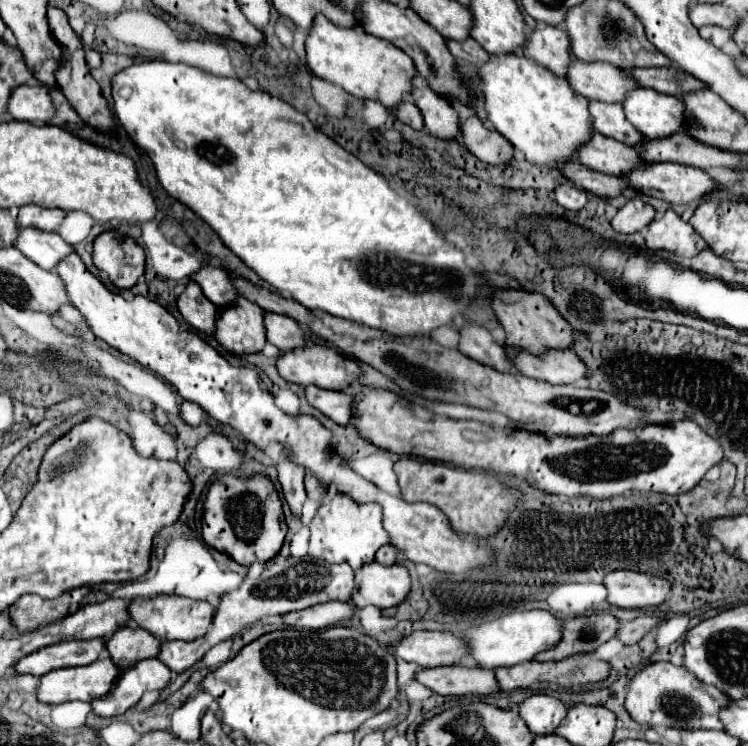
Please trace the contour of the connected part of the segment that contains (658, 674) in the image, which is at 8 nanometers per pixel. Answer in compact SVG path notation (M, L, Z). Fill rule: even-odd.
M650 663L630 683L630 691L626 695L626 709L630 717L638 723L658 727L676 727L676 729L724 729L718 719L718 713L728 707L732 699L726 699L720 689L708 687L700 683L696 675L692 675L684 665L676 667L672 663Z

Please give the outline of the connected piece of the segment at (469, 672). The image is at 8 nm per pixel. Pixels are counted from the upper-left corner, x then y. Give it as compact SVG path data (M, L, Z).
M434 667L416 673L416 681L430 687L438 695L490 695L498 693L496 675L478 667Z

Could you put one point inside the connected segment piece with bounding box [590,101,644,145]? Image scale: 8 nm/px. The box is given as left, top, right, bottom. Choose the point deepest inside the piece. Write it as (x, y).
(609, 120)

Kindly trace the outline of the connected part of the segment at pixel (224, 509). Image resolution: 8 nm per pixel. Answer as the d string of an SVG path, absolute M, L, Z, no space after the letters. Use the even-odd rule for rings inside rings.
M264 475L218 477L210 485L204 501L202 535L210 547L220 553L226 553L238 565L248 567L254 561L266 563L274 555L278 555L286 537L286 523L282 517L282 501L270 479Z

